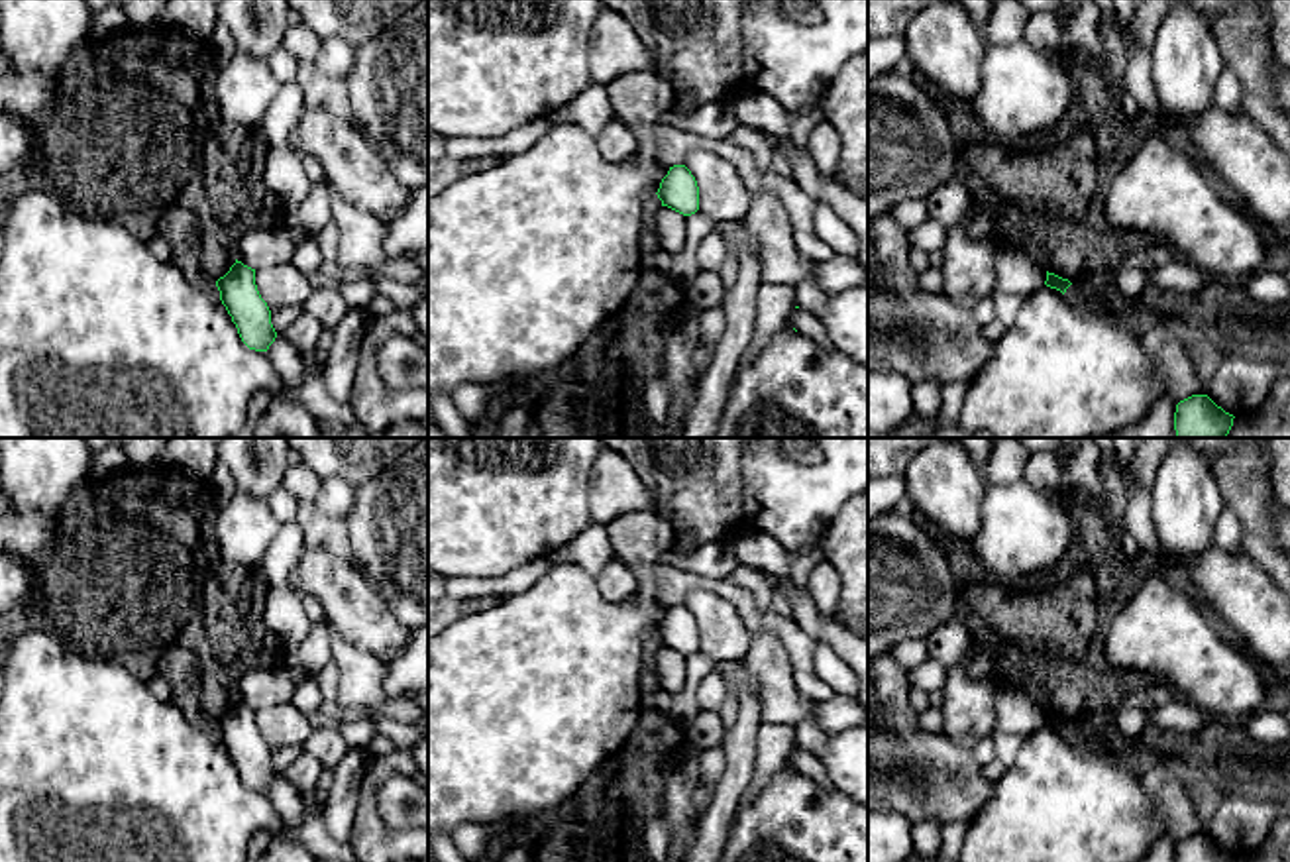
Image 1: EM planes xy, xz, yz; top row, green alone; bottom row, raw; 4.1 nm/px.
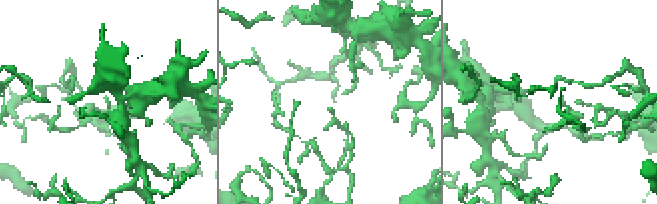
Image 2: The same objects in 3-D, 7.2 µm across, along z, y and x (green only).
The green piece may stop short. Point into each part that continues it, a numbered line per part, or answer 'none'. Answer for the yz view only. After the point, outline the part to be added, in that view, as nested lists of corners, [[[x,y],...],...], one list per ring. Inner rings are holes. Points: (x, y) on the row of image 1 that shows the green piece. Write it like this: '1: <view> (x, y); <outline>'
none

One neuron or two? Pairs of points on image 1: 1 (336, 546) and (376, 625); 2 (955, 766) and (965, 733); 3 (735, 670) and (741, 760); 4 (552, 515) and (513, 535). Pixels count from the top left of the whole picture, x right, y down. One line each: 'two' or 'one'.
1: two
2: two
3: one
4: one

